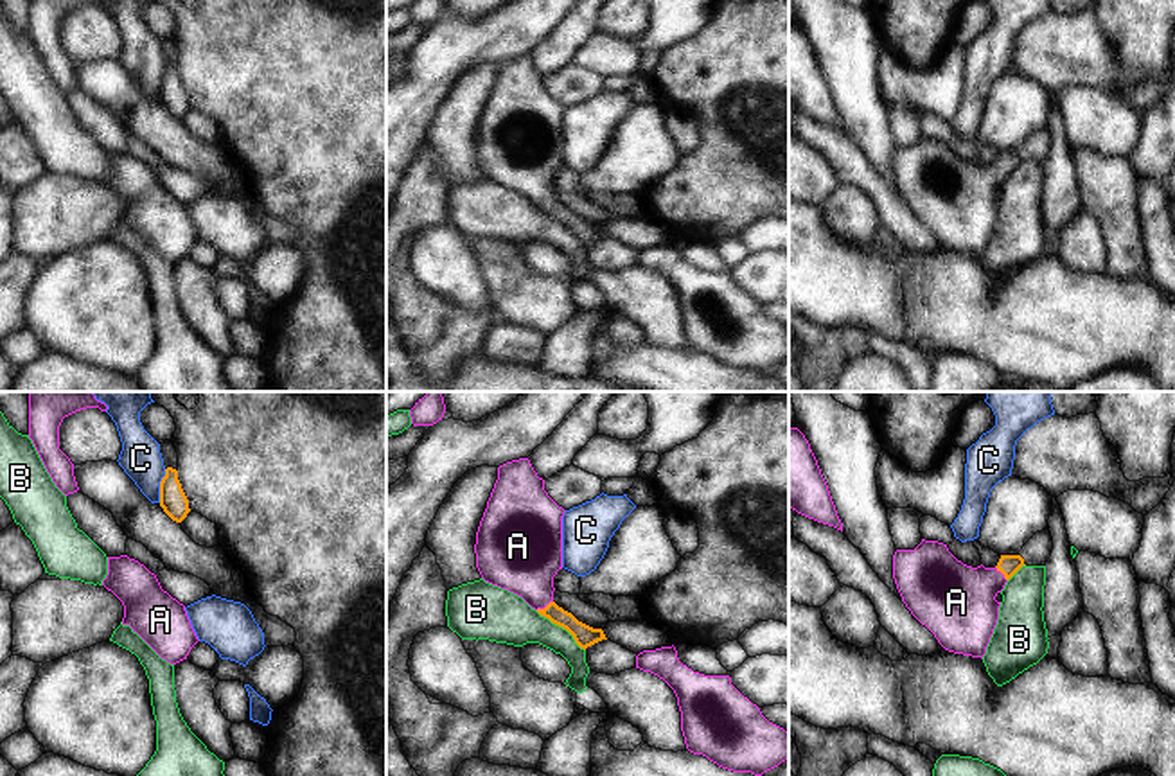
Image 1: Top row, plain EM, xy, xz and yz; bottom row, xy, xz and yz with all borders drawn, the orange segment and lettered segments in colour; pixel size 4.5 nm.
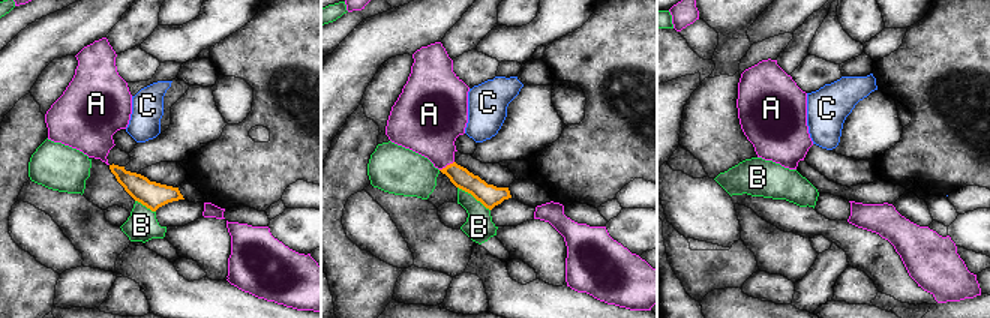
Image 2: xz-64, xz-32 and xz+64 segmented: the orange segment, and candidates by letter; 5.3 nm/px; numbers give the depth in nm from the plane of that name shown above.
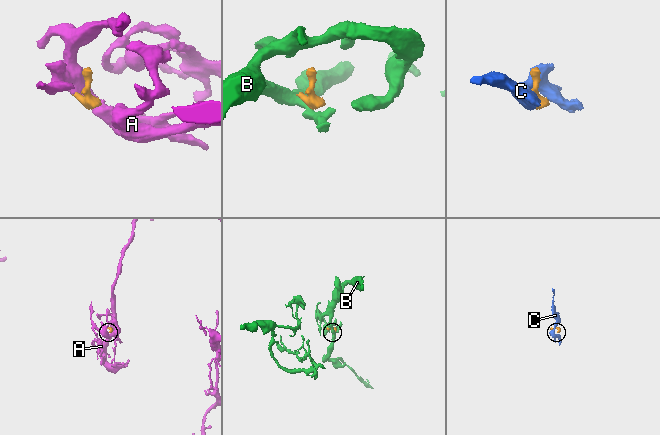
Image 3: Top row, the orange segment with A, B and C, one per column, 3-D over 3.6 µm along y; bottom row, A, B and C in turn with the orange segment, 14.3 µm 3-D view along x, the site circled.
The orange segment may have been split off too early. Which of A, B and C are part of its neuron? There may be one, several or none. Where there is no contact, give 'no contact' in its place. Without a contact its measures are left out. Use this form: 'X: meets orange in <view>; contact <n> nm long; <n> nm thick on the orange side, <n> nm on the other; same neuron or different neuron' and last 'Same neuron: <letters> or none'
A: meets orange in xz; contact 90 nm long; 100 nm thick on the orange side, 320 nm on the other; same neuron
B: meets orange in xz; contact 280 nm long; 100 nm thick on the orange side, 220 nm on the other; different neuron
C: meets orange in xy; contact 160 nm long; 120 nm thick on the orange side, 190 nm on the other; different neuron
Same neuron: A

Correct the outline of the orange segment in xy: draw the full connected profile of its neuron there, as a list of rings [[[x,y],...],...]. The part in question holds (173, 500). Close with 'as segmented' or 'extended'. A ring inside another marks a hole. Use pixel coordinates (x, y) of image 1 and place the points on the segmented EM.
[[[172,467],[165,469],[165,476],[160,481],[160,507],[176,523],[181,523],[190,512],[178,471]]]; as segmented

